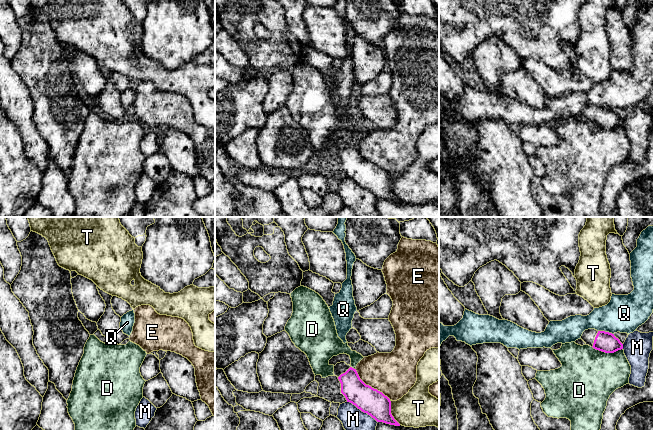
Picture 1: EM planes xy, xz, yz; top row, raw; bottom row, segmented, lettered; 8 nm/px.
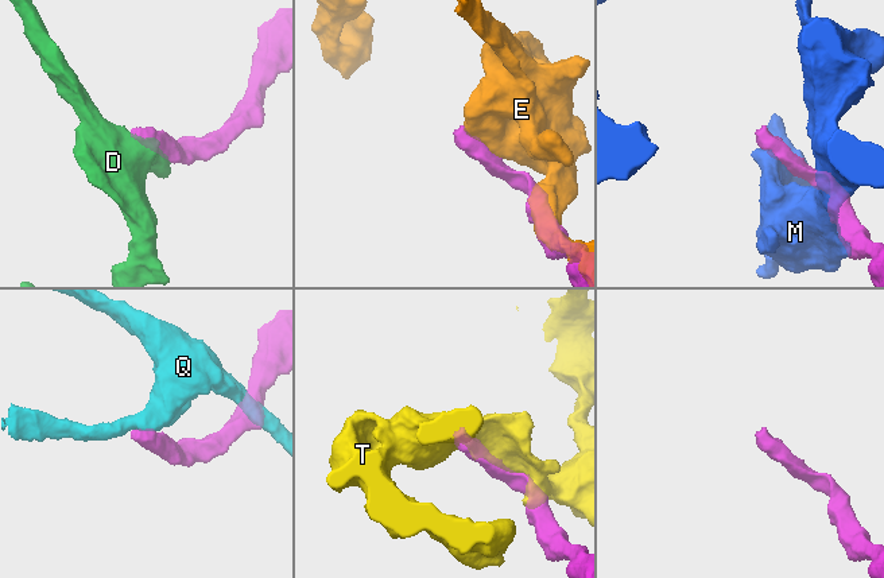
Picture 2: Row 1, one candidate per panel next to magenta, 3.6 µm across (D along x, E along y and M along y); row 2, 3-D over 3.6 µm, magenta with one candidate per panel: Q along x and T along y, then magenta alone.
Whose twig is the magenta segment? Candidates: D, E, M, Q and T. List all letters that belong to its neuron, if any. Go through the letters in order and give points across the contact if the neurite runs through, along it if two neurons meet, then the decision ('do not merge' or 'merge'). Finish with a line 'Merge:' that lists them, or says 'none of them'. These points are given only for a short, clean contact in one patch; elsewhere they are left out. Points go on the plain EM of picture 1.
D: do not merge
E: do not merge
M: do not merge
Q: along yz (598, 106), (604, 106), (613, 110) | do not merge
T: do not merge
Merge: none of them

